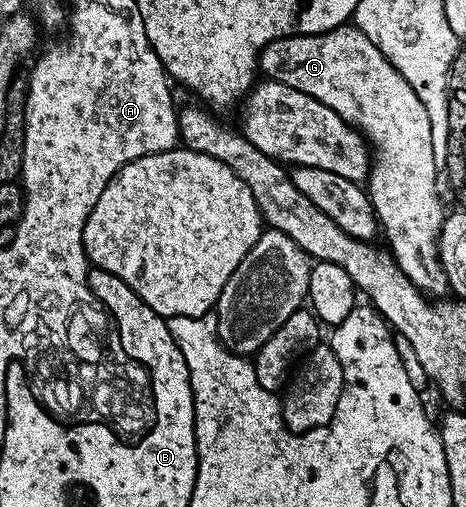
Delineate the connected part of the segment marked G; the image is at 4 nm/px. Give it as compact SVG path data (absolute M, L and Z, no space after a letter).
M346 23L339 26L338 29L332 29L326 33L302 33L296 37L278 37L277 40L262 47L259 54L259 69L262 74L265 72L264 76L268 80L278 81L287 87L295 87L295 91L303 91L304 94L311 95L316 101L331 107L345 122L364 134L373 152L371 168L367 178L367 192L369 201L373 205L373 212L376 213L380 228L383 230L383 237L385 233L386 239L389 240L387 248L392 253L393 258L397 260L397 266L403 271L403 275L407 275L407 279L415 288L421 290L430 298L444 298L450 292L450 288L447 275L441 269L441 257L437 254L437 241L441 238L441 228L447 216L447 209L441 206L441 197L437 194L439 167L435 163L436 153L432 150L431 119L427 119L427 107L423 107L423 103L420 102L419 95L415 94L411 83L407 83L407 79L403 79L403 75L399 75L399 71L385 58L383 51L379 51L379 47L375 47L375 43L371 43L371 39L367 39L367 35L363 35L363 31L359 31L357 26L352 23Z

